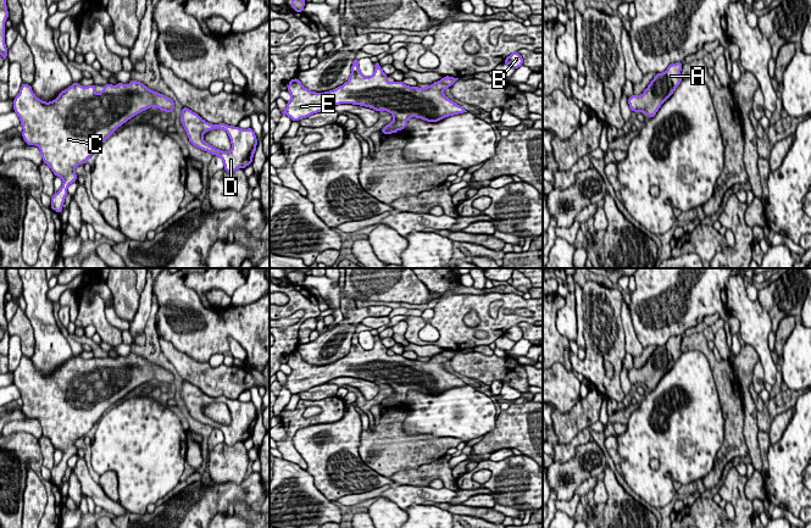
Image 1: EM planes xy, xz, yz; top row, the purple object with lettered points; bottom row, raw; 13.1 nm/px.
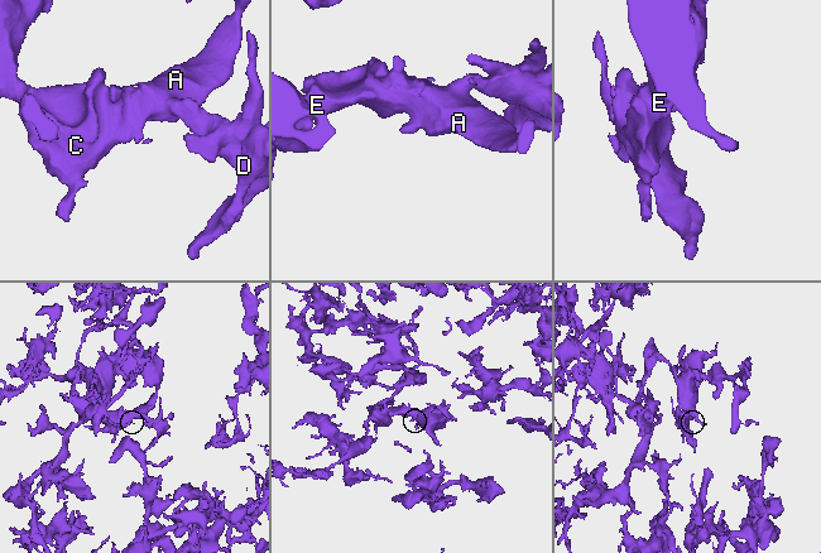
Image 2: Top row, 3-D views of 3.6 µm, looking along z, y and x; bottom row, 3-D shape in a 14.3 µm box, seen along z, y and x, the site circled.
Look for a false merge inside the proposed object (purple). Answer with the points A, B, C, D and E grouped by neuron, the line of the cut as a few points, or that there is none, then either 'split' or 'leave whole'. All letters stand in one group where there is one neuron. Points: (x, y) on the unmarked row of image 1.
A B C D E; no cut; leave whole

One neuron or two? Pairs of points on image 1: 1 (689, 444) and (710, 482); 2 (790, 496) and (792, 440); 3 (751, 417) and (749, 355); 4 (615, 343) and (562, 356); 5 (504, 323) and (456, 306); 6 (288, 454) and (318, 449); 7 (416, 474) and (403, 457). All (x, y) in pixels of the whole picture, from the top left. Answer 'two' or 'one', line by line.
1: two
2: one
3: one
4: two
5: one
6: two
7: two

